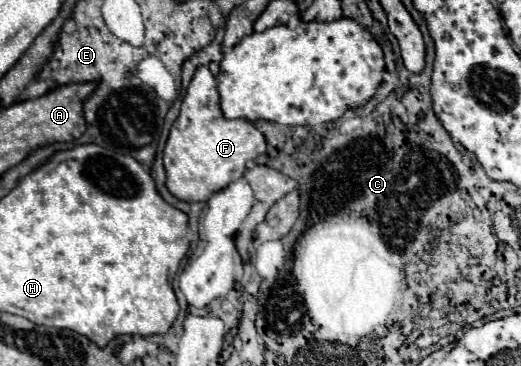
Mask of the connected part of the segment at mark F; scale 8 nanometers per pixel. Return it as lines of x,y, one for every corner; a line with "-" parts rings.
198,67
182,101
180,117
170,129
164,149
168,189
182,201
206,201
212,193
238,181
246,163
266,153
266,137
248,119
226,119
220,109
220,93
208,67

